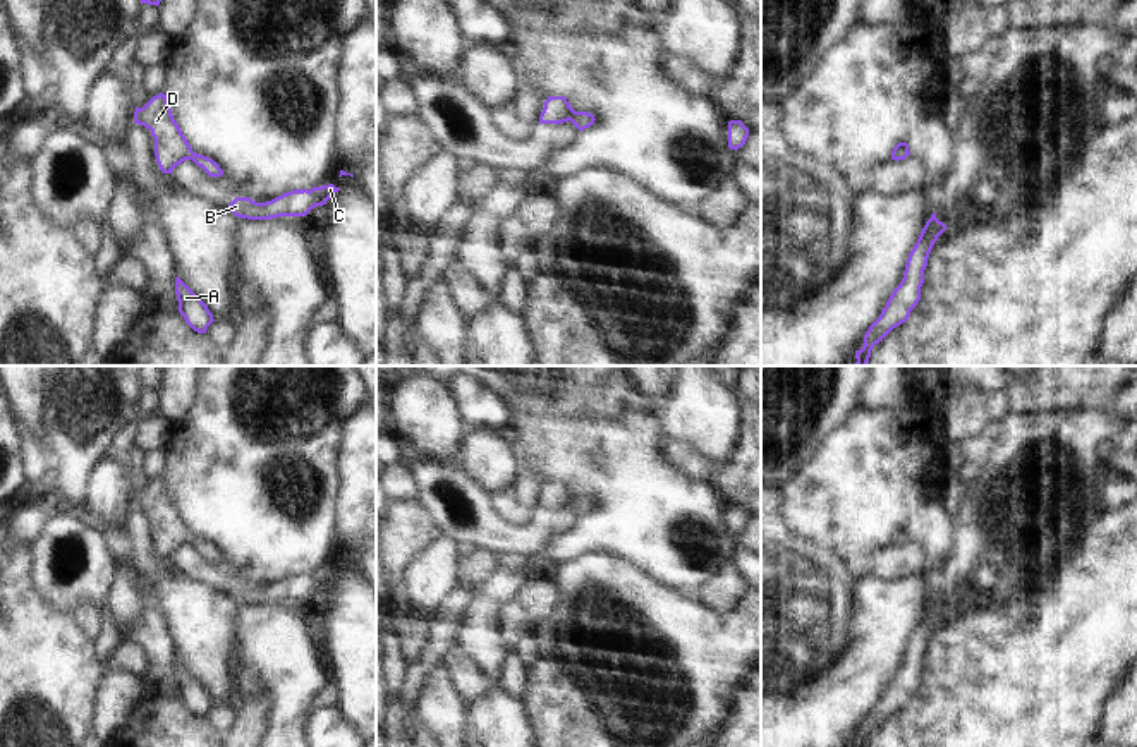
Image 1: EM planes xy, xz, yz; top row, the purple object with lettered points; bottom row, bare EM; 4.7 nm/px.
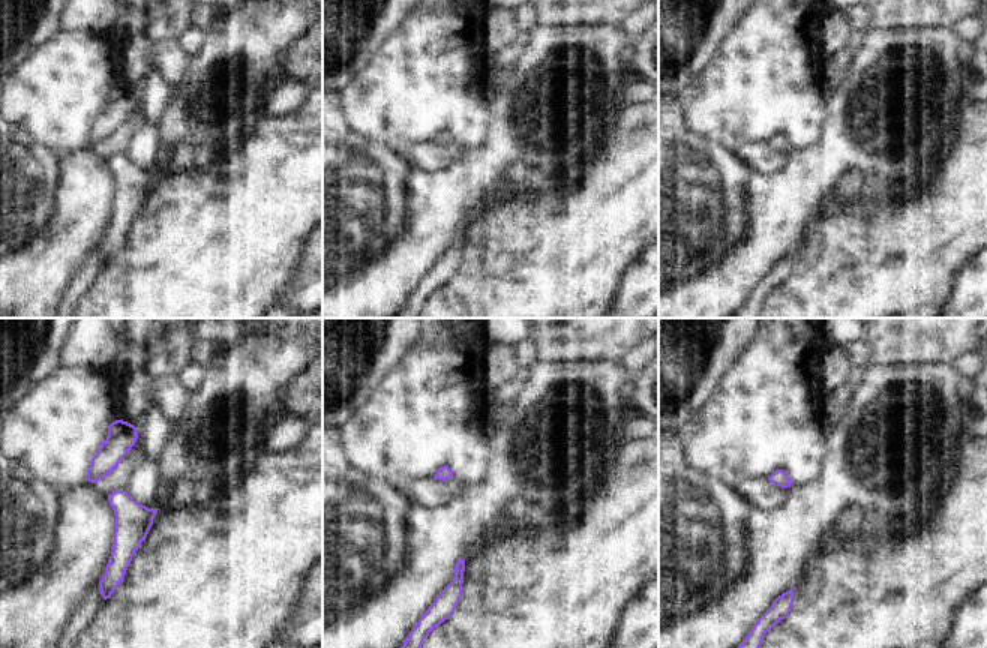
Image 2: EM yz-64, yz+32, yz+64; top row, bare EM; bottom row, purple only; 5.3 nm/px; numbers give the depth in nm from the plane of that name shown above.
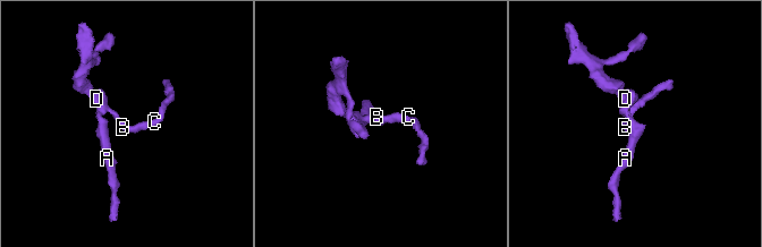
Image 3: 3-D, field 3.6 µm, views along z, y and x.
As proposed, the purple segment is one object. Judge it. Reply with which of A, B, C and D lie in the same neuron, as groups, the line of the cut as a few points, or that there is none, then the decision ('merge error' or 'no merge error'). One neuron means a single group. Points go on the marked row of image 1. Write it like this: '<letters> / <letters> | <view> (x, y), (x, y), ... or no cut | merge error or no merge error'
A B C D | no cut | no merge error

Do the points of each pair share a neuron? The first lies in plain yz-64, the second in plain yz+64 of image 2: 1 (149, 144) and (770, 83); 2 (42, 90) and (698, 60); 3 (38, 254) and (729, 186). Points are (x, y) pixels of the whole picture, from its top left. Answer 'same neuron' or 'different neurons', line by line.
1: same neuron
2: different neurons
3: different neurons

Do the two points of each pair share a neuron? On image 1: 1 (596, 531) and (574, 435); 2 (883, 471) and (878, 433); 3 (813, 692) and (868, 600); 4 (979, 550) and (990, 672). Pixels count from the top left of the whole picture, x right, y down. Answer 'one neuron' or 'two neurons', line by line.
1: one neuron
2: one neuron
3: one neuron
4: two neurons

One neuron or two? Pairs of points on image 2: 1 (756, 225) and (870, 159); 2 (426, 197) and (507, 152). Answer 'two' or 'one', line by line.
1: one
2: one

